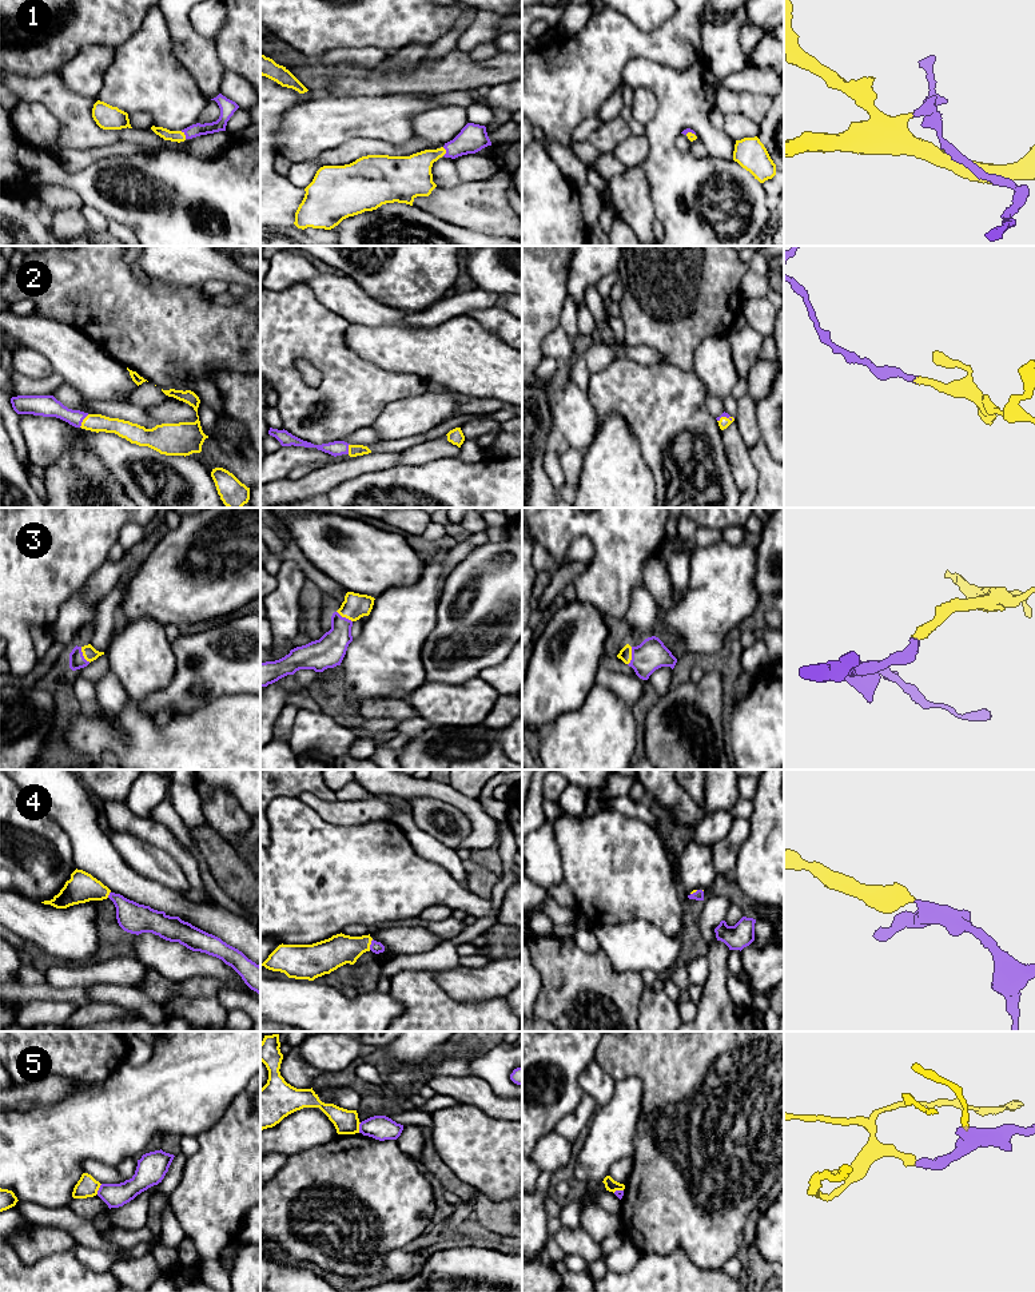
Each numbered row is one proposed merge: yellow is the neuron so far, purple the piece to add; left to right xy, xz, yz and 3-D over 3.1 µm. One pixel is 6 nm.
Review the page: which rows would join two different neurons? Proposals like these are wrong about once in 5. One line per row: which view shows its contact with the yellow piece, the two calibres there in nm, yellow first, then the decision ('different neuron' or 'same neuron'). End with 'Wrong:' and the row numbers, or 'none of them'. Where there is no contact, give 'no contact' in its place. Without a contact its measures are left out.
1: xy | 70/80 nm | same neuron
2: xy | 110/130 nm | same neuron
3: yz | 80/190 nm | same neuron
4: xz | 190/70 nm | same neuron
5: xy | 130/140 nm | different neuron
Wrong: 5

